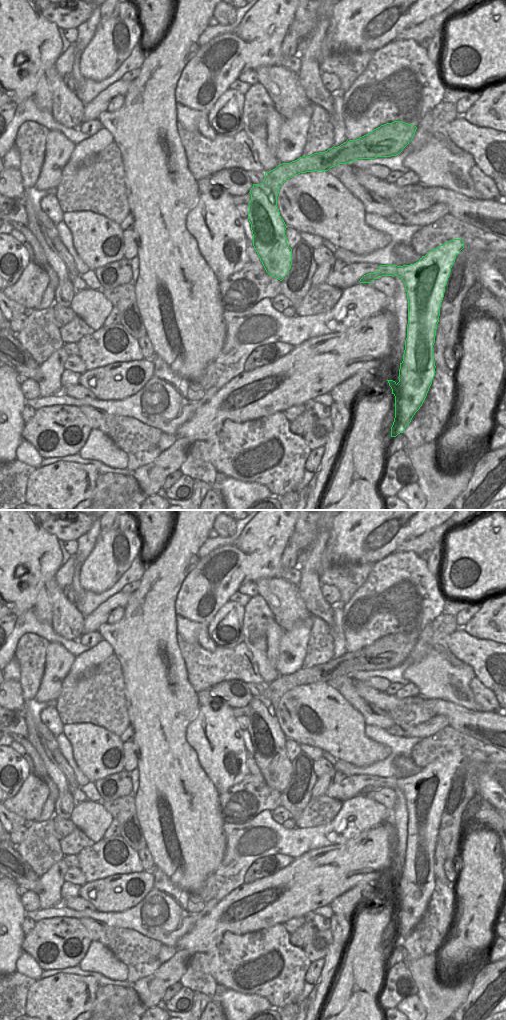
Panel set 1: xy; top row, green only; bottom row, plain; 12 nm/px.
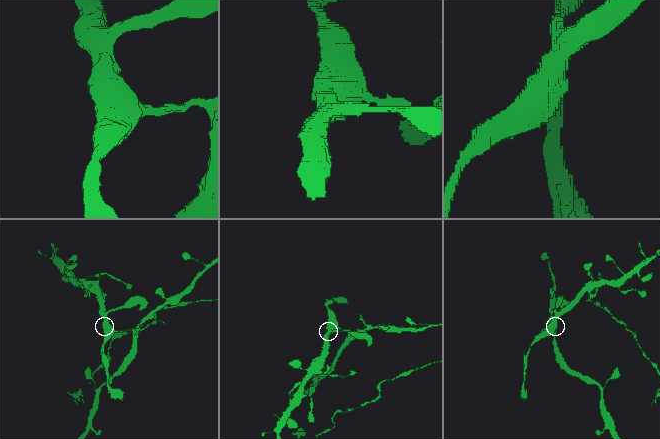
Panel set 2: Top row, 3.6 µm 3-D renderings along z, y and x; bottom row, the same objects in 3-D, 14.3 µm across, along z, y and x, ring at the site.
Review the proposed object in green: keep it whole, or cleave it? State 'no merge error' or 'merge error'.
merge error

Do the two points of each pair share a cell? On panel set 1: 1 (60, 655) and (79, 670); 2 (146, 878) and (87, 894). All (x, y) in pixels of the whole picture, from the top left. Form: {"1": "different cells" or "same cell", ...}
{"1": "different cells", "2": "same cell"}

